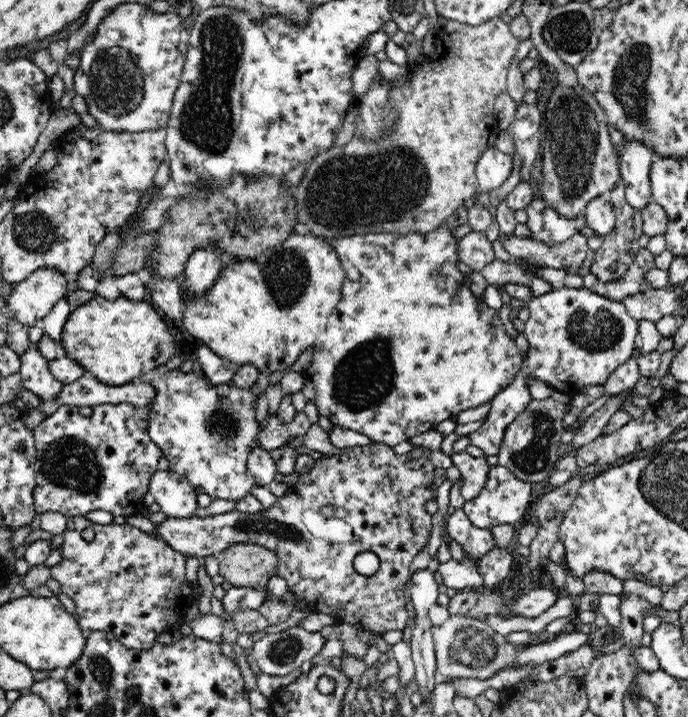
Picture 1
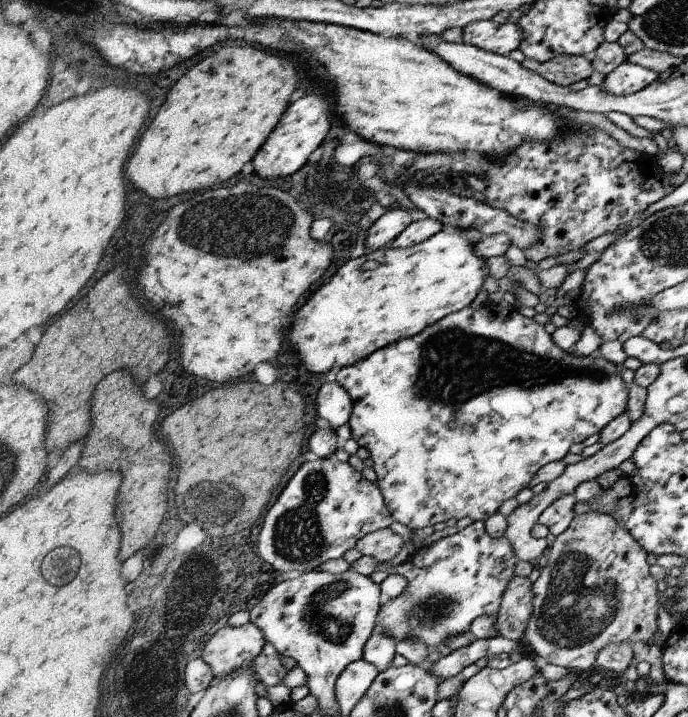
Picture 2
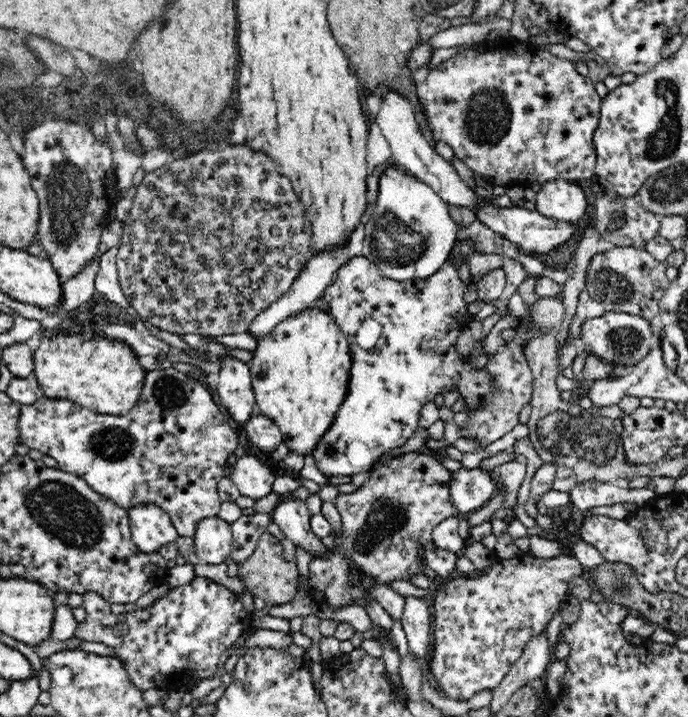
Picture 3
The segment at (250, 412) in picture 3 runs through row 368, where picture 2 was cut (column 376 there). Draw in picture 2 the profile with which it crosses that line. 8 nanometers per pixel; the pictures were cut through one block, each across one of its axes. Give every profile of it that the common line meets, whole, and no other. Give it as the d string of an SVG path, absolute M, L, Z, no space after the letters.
M398 207L391 212L387 210L380 215L366 231L367 252L386 247L392 242L410 223L412 218L407 210Z

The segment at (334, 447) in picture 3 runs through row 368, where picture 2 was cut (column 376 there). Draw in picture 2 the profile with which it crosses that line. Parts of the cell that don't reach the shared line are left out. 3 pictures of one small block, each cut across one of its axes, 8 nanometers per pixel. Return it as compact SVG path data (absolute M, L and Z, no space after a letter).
M491 304L480 309L468 305L447 314L438 322L423 328L418 334L386 345L356 364L342 367L338 370L336 378L353 402L353 411L348 421L352 431L351 438L370 452L371 465L377 478L375 483L383 494L384 504L390 511L392 520L405 524L412 530L418 530L450 518L470 518L484 522L498 511L502 502L515 497L522 488L527 487L532 476L545 464L561 461L568 454L572 444L583 442L592 434L599 434L609 422L624 415L629 401L629 385L622 381L620 371L615 366L613 362L598 358L594 354L576 357L569 351L560 350L552 342L551 334L548 334L544 325L512 308Z

